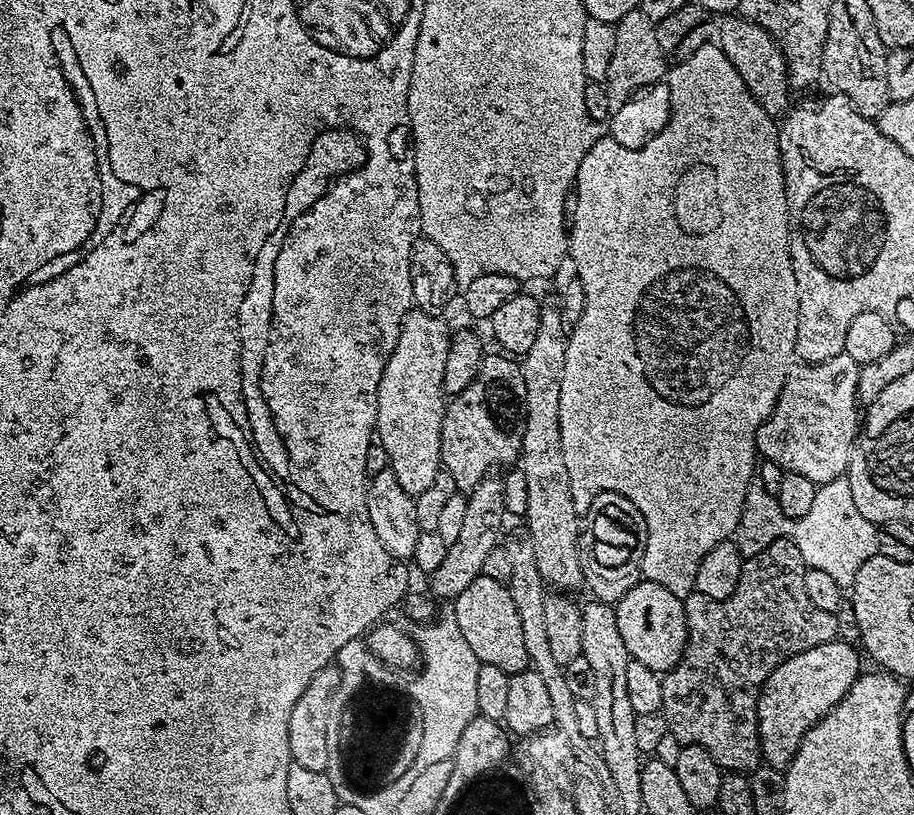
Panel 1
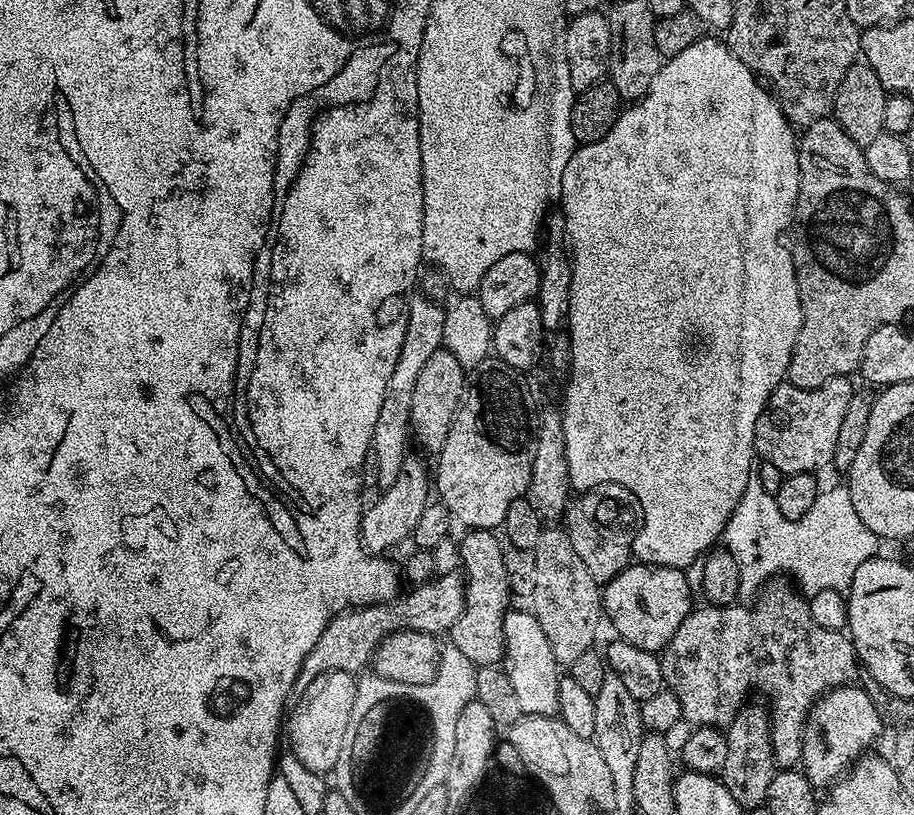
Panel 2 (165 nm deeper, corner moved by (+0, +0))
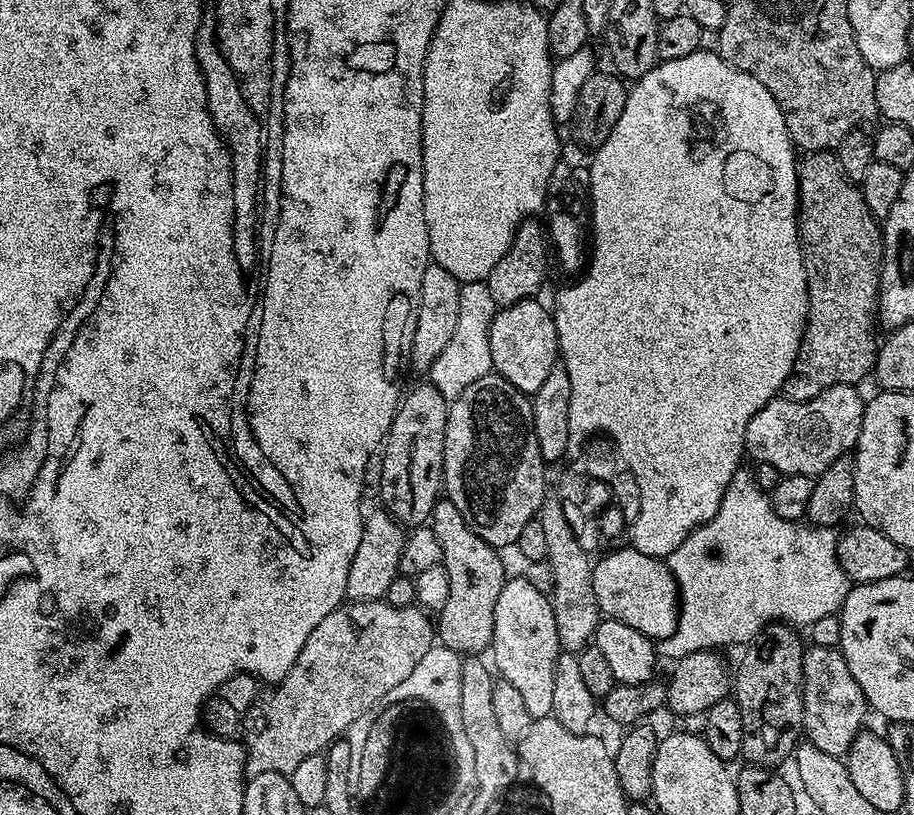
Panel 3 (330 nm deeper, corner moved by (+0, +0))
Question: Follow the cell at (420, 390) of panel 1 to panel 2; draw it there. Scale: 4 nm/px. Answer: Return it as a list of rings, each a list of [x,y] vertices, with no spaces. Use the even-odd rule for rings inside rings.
[[[409,458],[404,461],[404,465],[402,466],[402,470],[398,474],[398,479],[394,481],[394,486],[390,486],[389,488],[383,489],[382,494],[380,494],[380,497],[377,498],[376,501],[373,502],[372,505],[367,505],[366,511],[361,515],[360,517],[360,541],[364,543],[365,549],[369,553],[372,554],[388,554],[388,551],[391,550],[391,548],[396,548],[399,546],[400,543],[403,542],[403,540],[407,541],[409,537],[411,537],[412,531],[414,530],[414,526],[418,526],[418,518],[422,518],[422,510],[426,510],[426,506],[430,502],[430,468],[428,465],[428,468],[426,465],[423,464],[420,460],[415,460],[415,458]]]

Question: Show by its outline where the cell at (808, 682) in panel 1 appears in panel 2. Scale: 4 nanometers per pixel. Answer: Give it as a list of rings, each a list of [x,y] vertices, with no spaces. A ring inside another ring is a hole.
[[[841,686],[825,695],[823,699],[819,701],[815,705],[814,711],[807,717],[806,727],[802,732],[802,768],[806,773],[809,780],[812,781],[813,785],[820,786],[820,784],[824,784],[823,786],[831,786],[836,783],[837,780],[840,779],[841,776],[847,773],[848,769],[852,767],[853,764],[856,763],[857,760],[860,759],[861,756],[865,755],[869,751],[868,748],[872,743],[875,742],[876,739],[880,736],[880,731],[885,731],[886,724],[880,721],[880,712],[876,709],[877,701],[873,698],[869,693],[864,693],[863,690],[859,686]]]

